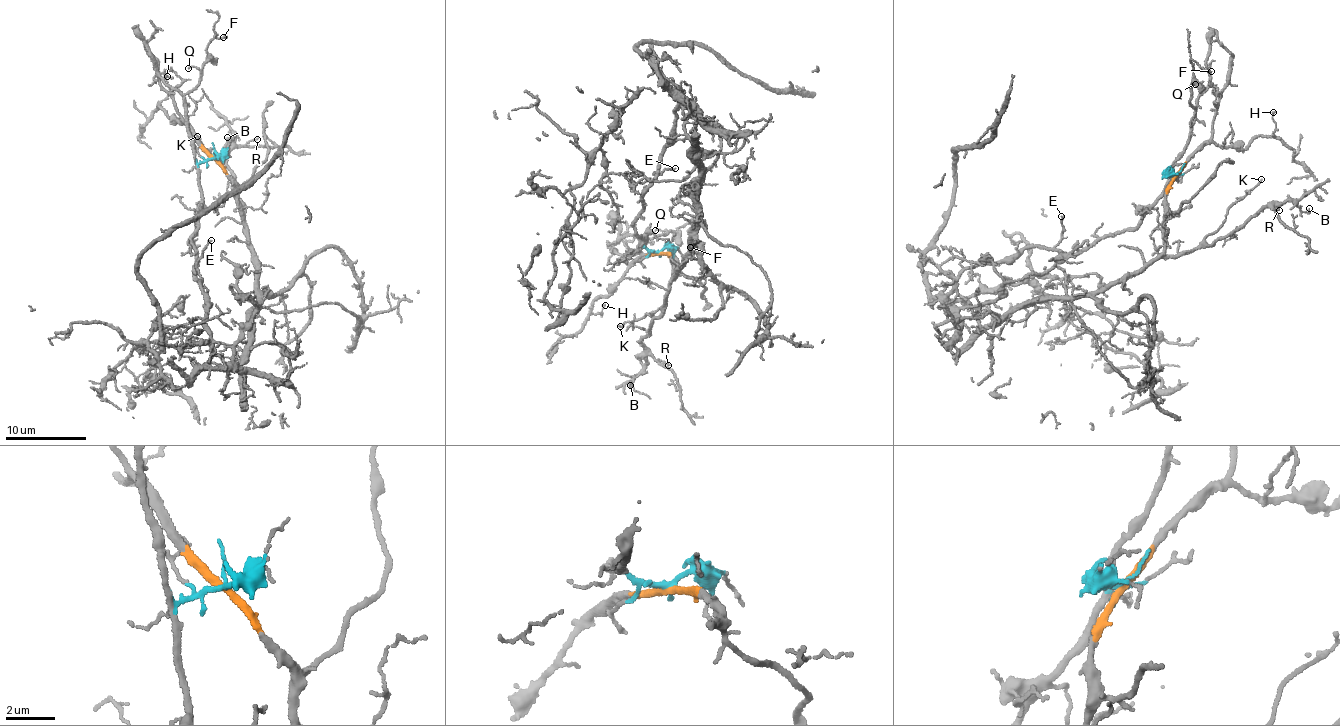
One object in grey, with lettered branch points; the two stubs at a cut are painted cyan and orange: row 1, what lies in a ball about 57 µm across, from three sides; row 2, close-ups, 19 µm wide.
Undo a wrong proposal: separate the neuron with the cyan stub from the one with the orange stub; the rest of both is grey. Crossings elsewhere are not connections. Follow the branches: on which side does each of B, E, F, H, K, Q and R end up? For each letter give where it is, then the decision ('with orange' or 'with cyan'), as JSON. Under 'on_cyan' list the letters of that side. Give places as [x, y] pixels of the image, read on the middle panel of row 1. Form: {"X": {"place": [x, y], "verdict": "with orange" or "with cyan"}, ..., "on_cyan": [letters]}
{"B": {"place": [630, 385], "verdict": "with orange"}, "E": {"place": [675, 168], "verdict": "with cyan"}, "F": {"place": [690, 247], "verdict": "with cyan"}, "H": {"place": [605, 305], "verdict": "with orange"}, "K": {"place": [620, 326], "verdict": "with orange"}, "Q": {"place": [655, 230], "verdict": "with cyan"}, "R": {"place": [668, 365], "verdict": "with orange"}, "on_cyan": ["E", "F", "Q"]}

